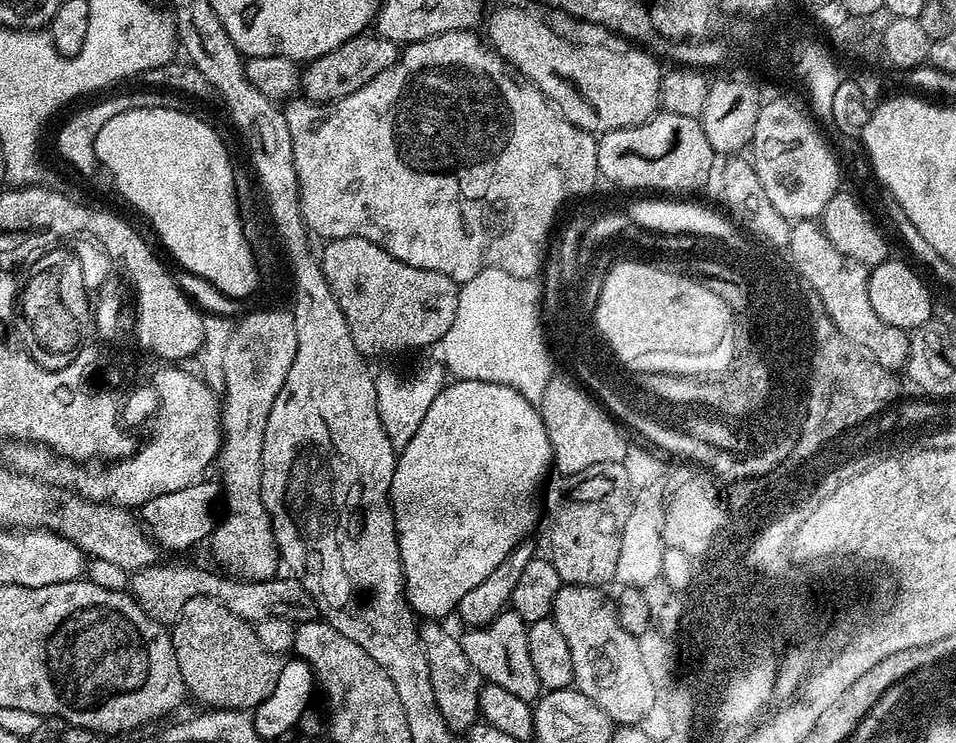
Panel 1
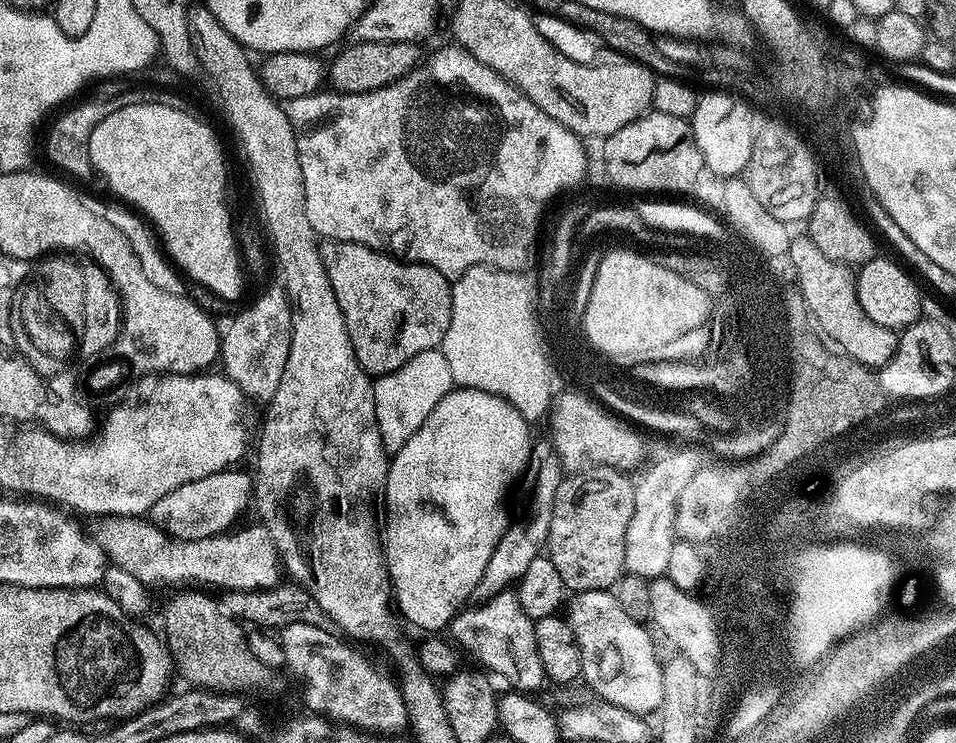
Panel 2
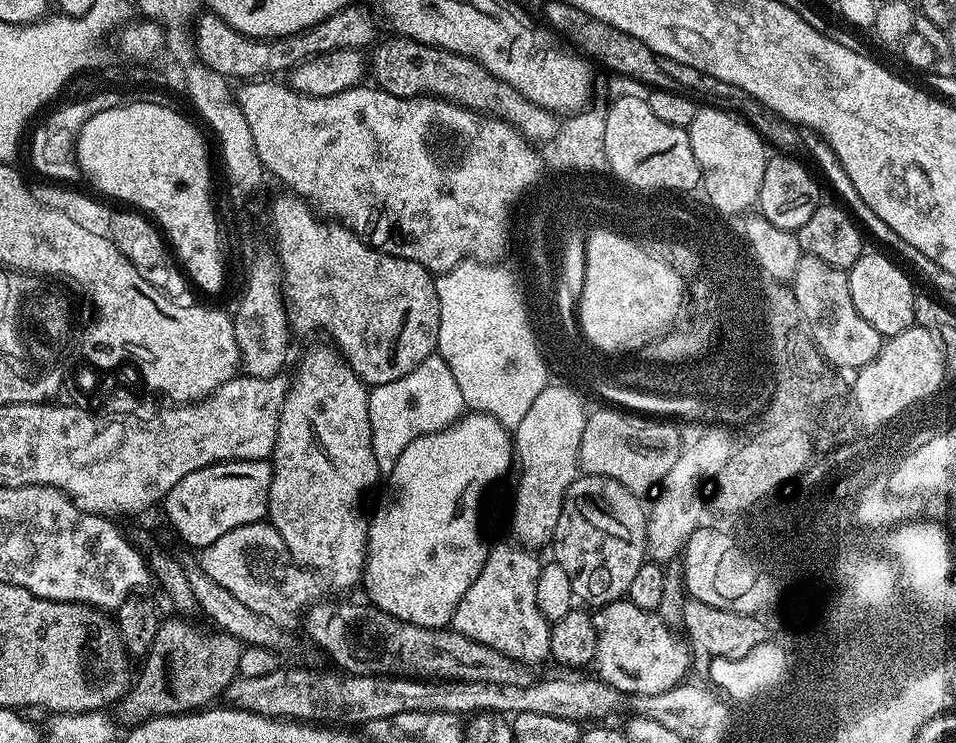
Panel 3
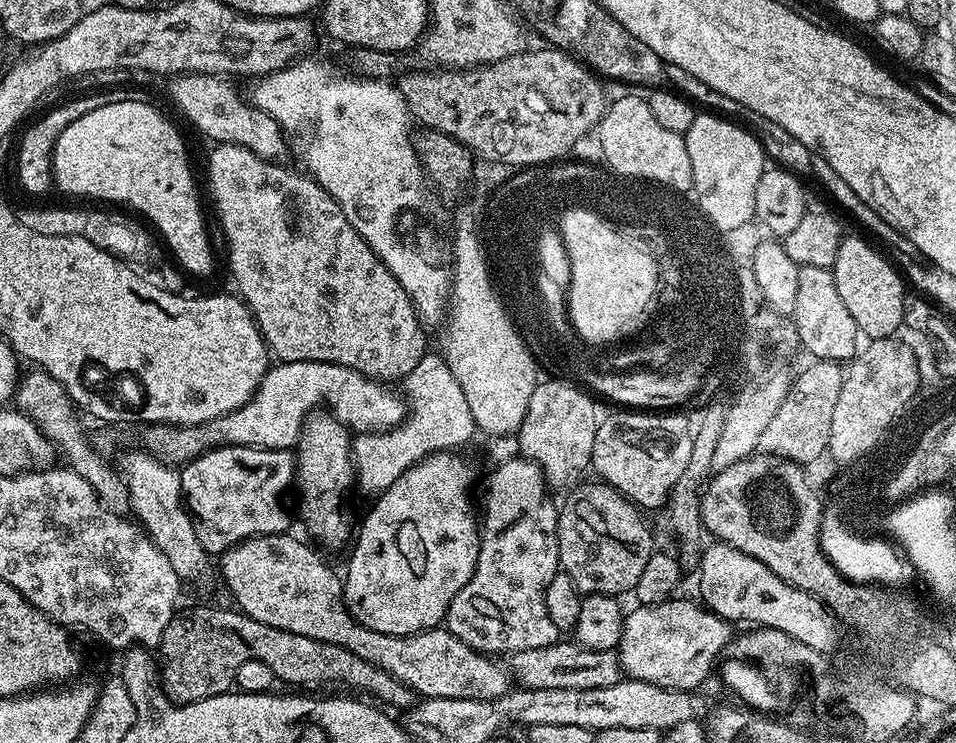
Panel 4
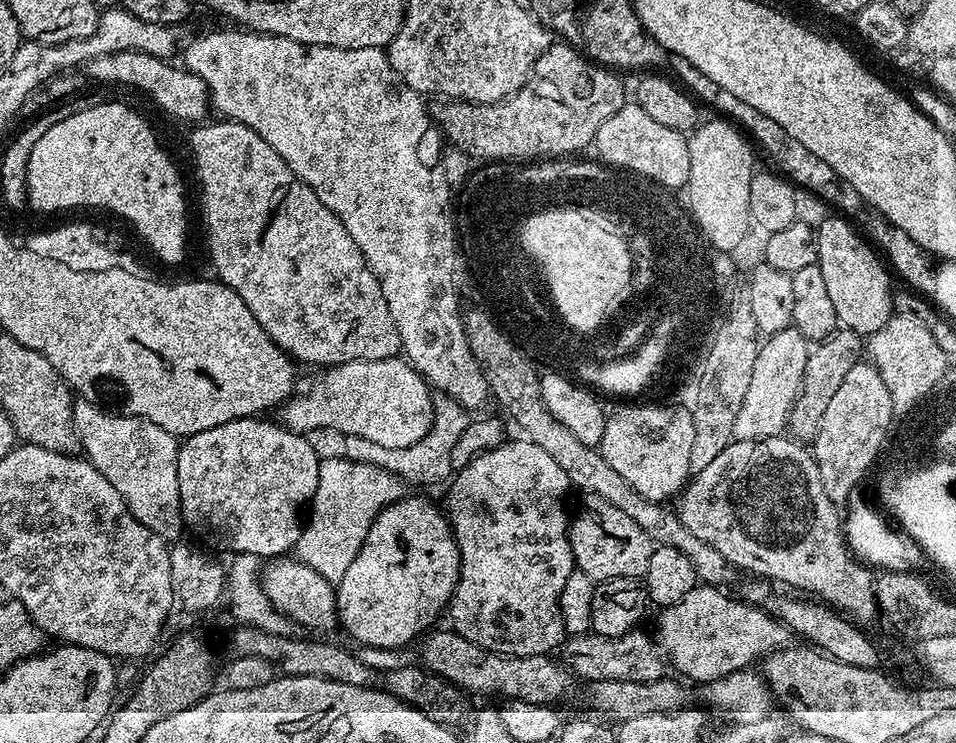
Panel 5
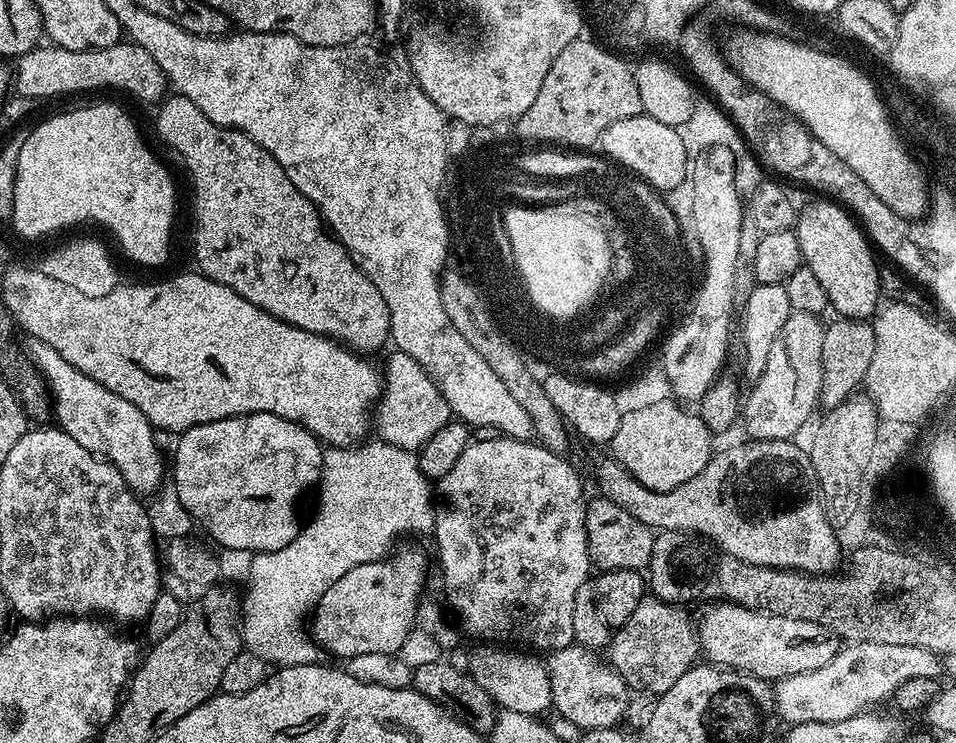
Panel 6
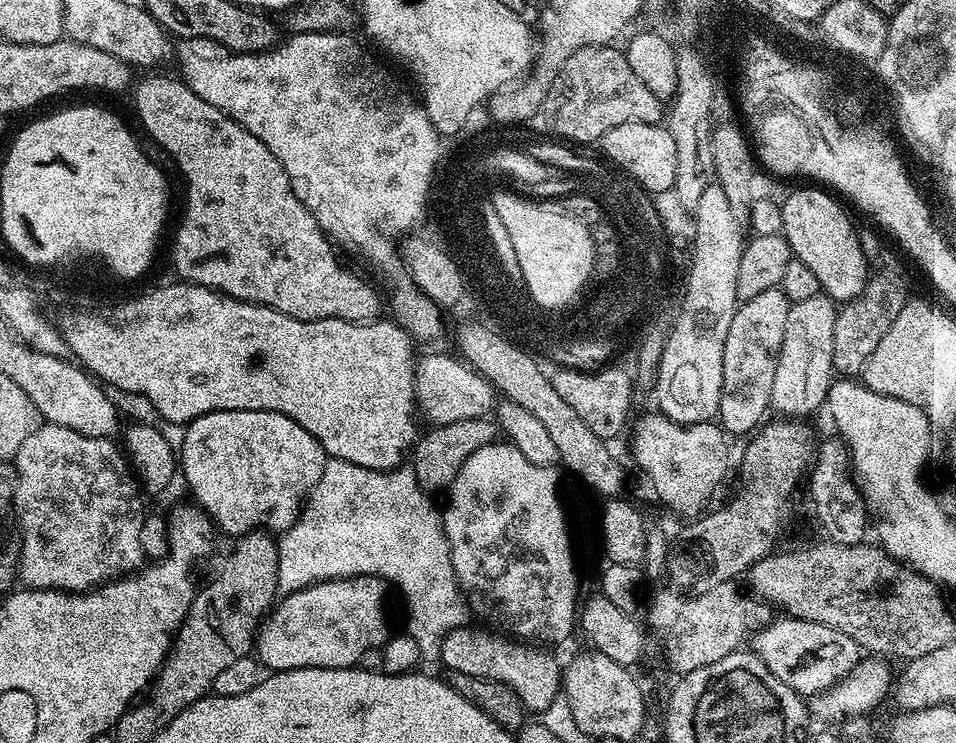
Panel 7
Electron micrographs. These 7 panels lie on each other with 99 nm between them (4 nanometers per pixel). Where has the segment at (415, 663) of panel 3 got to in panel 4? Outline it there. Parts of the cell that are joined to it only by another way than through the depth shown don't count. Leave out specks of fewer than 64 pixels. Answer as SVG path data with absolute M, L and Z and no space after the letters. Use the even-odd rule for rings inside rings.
M568 638L550 646L538 646L538 650L513 652L507 657L506 663L519 687L534 690L586 690L614 686L622 679L620 658L615 651L590 650Z

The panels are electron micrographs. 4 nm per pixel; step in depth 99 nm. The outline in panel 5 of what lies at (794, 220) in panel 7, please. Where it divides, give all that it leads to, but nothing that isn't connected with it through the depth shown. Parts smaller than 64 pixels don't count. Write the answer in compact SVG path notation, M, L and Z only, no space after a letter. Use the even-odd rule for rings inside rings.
M828 220L819 225L816 234L816 255L830 302L834 302L836 319L845 329L864 338L882 330L894 315L889 269L869 244L844 220Z

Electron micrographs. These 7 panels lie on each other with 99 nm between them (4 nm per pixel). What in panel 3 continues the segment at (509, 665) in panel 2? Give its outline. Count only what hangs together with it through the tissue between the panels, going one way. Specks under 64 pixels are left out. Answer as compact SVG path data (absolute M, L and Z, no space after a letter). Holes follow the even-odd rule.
M516 542L493 543L478 578L466 590L452 615L451 627L482 646L490 646L510 658L537 666L551 657L550 622L538 610L538 576L542 567L535 551Z

